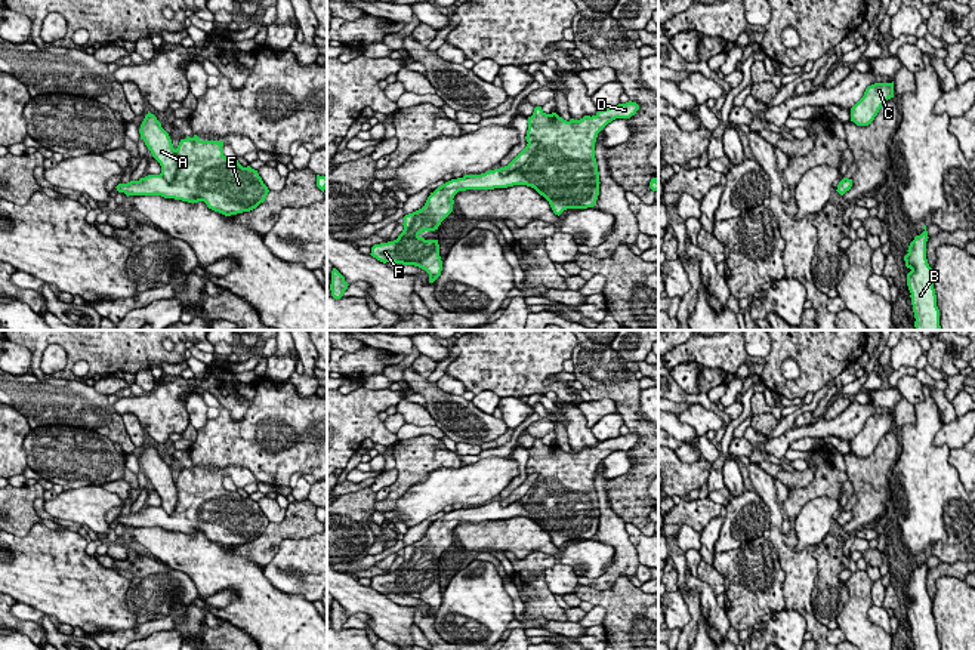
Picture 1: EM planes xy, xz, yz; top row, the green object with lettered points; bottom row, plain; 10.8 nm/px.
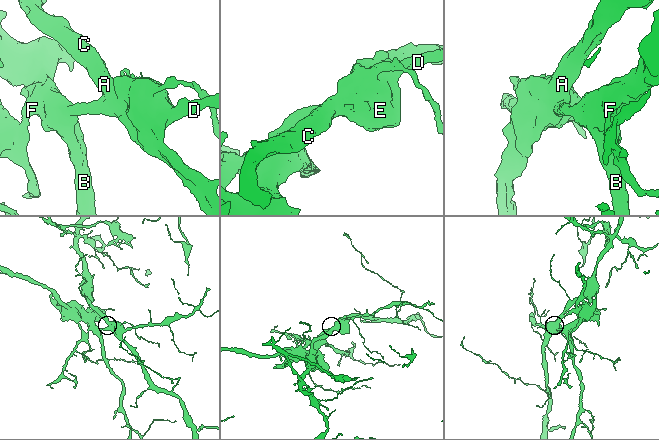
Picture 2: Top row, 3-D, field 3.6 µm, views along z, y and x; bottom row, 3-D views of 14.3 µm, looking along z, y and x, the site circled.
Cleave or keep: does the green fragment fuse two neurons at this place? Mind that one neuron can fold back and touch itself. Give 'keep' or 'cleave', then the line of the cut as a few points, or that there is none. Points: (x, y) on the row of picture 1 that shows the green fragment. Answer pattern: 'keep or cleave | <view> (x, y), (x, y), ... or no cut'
cleave | xy (129, 182), (130, 194)

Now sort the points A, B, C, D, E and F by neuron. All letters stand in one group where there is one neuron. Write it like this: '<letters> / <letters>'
A C D E / B F

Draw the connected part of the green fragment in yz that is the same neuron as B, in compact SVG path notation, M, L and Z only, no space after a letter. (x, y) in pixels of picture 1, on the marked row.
M923 225L923 229L910 243L908 253L904 256L905 267L911 269L907 274L907 286L911 293L916 330L941 330L932 268L926 259L926 241L929 238L926 225Z

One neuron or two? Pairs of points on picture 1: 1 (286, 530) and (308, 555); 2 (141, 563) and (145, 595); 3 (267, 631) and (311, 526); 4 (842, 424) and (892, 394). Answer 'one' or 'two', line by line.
1: two
2: one
3: two
4: two

